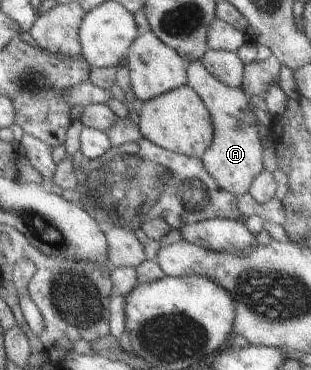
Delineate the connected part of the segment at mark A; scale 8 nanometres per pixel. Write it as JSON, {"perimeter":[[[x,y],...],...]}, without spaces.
{"perimeter":[[[199,60],[188,63],[186,84],[199,96],[212,121],[212,140],[200,157],[201,163],[219,188],[239,197],[247,192],[251,180],[263,169],[261,166],[263,147],[257,132],[259,129],[253,123],[257,120],[250,108],[254,105],[241,87],[232,88],[217,81],[207,73]]]}

